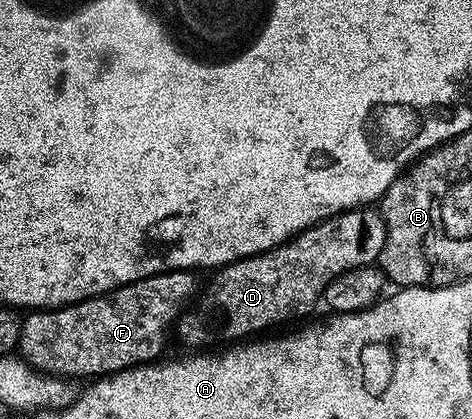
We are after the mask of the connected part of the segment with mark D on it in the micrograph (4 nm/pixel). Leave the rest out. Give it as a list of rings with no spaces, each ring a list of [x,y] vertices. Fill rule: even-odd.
[[[375,206],[353,207],[312,227],[299,231],[293,239],[279,243],[274,249],[260,255],[251,255],[228,263],[215,272],[216,284],[212,295],[216,298],[216,335],[220,339],[244,339],[256,335],[267,327],[286,323],[290,319],[300,319],[308,315],[321,302],[324,290],[339,274],[359,267],[371,267],[379,260],[382,245],[386,241],[384,216]]]

